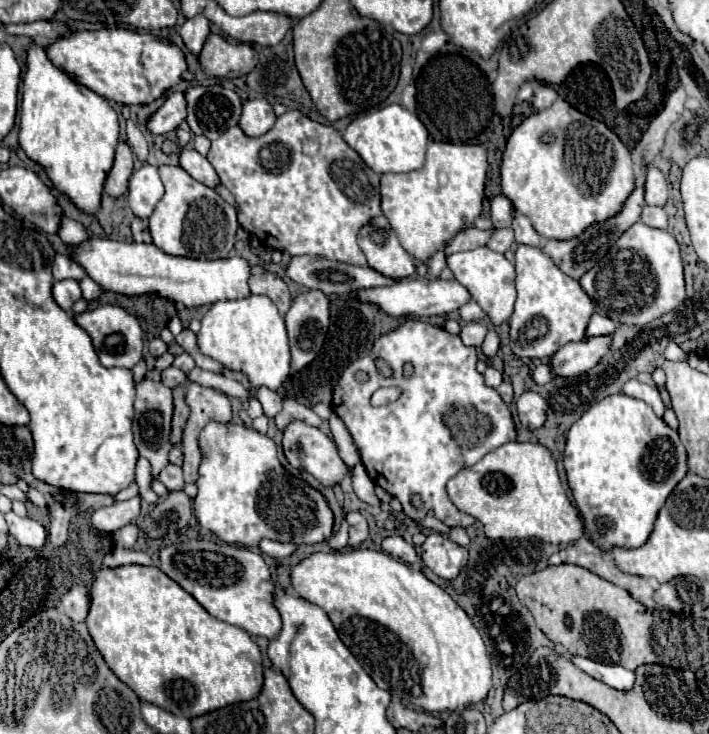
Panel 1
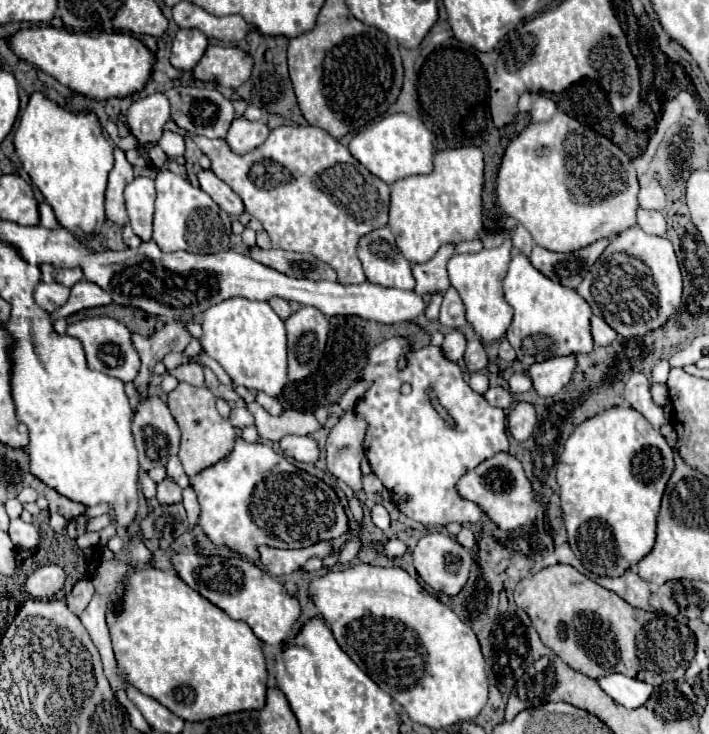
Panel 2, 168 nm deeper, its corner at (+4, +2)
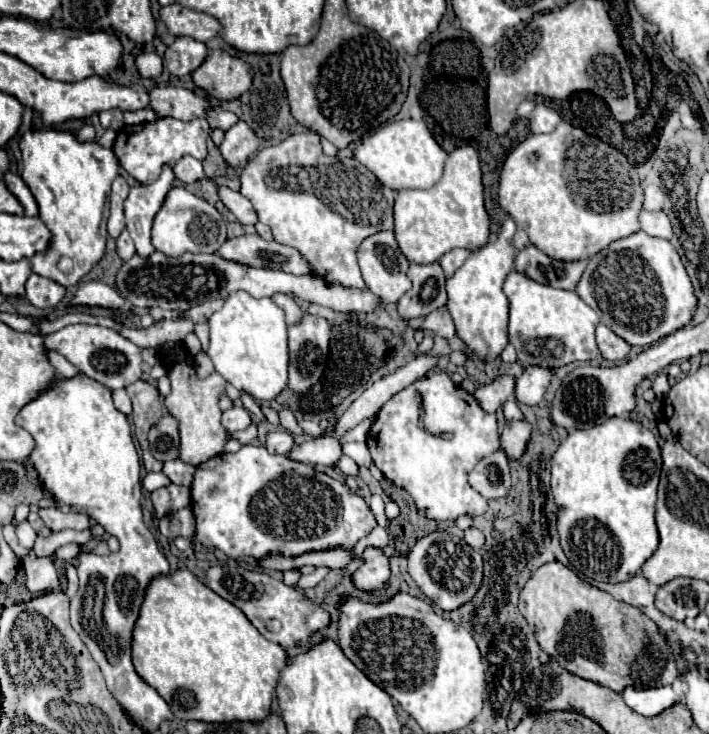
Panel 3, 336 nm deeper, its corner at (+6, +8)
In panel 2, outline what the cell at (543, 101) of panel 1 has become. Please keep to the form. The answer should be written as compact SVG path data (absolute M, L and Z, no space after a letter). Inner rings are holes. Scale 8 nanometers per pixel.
M538 95L534 97L534 107L530 111L530 117L534 123L544 123L544 121L550 121L556 113L556 105L550 97L546 95Z

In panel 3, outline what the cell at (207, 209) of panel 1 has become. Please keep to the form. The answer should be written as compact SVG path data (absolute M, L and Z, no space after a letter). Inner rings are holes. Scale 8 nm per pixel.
M176 185L168 191L152 225L152 245L158 251L170 257L178 257L184 251L214 253L220 249L224 241L226 241L226 219L214 205L210 205L206 199L200 199L182 185Z

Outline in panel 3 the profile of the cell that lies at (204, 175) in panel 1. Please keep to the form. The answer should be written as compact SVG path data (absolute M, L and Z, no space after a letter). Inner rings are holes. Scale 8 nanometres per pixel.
M218 185L218 197L236 215L236 219L242 225L254 225L256 223L256 211L254 211L252 203L246 197L242 197L238 191L232 191L226 185Z

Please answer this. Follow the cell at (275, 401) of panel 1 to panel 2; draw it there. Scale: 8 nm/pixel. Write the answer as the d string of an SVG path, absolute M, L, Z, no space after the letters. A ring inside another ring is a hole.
M258 393L258 395L256 395L256 401L258 401L270 415L282 415L282 413L284 413L284 407L282 407L280 401L274 399L274 397L268 397L268 395L264 395L264 393Z

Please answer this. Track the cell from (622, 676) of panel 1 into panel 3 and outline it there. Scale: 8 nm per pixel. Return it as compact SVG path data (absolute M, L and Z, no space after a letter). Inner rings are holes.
M628 685L620 695L630 709L634 709L644 717L654 717L664 709L668 709L670 705L674 705L676 701L680 701L680 697L670 685L654 687L654 689L638 689Z

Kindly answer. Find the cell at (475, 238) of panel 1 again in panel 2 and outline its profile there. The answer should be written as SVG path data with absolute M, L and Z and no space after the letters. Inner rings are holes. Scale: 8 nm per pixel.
M444 245L430 261L412 267L412 273L416 279L414 293L424 297L424 295L434 295L434 293L444 295L448 291L450 281L446 273L446 263L452 257L452 251L454 251L454 245Z

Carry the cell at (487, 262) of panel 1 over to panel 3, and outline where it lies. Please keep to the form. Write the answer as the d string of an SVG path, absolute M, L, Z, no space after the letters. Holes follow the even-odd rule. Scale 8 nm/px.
M512 219L504 221L504 227L498 233L494 243L486 243L480 249L472 251L462 267L446 281L448 291L448 311L454 319L458 337L482 359L496 359L508 343L508 297L502 291L506 275L514 269L514 235L516 223Z

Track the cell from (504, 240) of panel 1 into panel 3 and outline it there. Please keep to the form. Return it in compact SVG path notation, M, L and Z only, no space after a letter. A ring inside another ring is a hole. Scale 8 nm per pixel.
M452 249L450 253L446 253L442 259L440 259L440 265L444 269L444 275L450 277L470 255L470 249Z

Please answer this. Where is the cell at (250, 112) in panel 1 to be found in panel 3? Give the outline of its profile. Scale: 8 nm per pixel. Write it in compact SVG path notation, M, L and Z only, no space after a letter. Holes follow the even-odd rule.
M238 121L234 127L230 127L226 131L220 151L228 165L240 167L258 151L260 143L262 141L258 141L258 137L254 137L254 131L248 125L244 121Z

